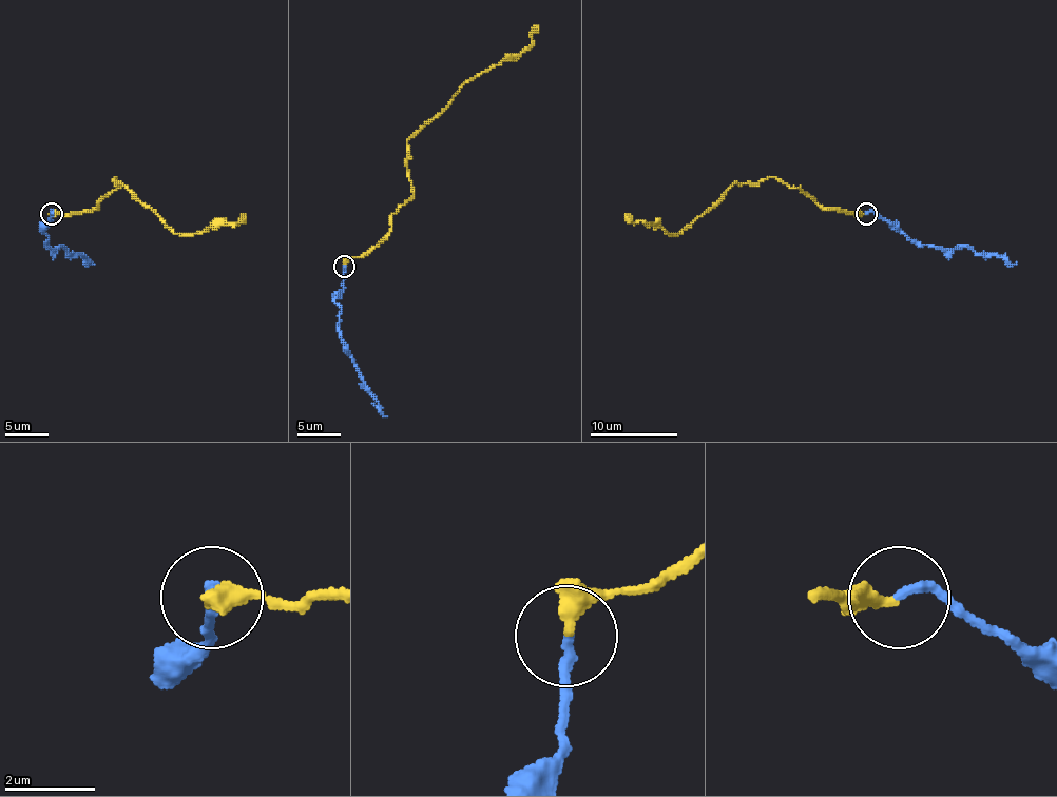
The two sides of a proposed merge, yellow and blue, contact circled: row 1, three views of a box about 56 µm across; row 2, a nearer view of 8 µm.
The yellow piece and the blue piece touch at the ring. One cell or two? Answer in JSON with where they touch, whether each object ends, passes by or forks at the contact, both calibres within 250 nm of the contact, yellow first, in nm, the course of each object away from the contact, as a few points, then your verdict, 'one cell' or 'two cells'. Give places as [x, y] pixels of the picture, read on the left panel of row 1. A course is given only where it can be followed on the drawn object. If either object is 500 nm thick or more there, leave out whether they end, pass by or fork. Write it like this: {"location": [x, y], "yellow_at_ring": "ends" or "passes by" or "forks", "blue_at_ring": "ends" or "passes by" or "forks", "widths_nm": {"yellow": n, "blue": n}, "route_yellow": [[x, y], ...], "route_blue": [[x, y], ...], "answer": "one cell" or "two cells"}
{"location": [51, 213], "yellow_at_ring": "passes by", "blue_at_ring": "ends", "widths_nm": {"yellow": 240, "blue": 240}, "route_yellow": [[51, 214], [99, 208], [120, 188], [114, 177], [175, 233], [202, 233], [238, 222], [243, 214]], "route_blue": [[51, 214], [42, 229], [49, 238], [46, 245], [79, 253], [94, 264]], "answer": "two cells"}

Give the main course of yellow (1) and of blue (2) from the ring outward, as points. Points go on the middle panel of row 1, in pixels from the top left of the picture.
1: (343, 266), (381, 239), (391, 227), (391, 215), (414, 194), (407, 141), (468, 80), (520, 54), (536, 25)
2: (343, 266), (343, 290), (334, 300), (341, 309), (339, 333), (361, 375), (363, 388), (387, 416)

